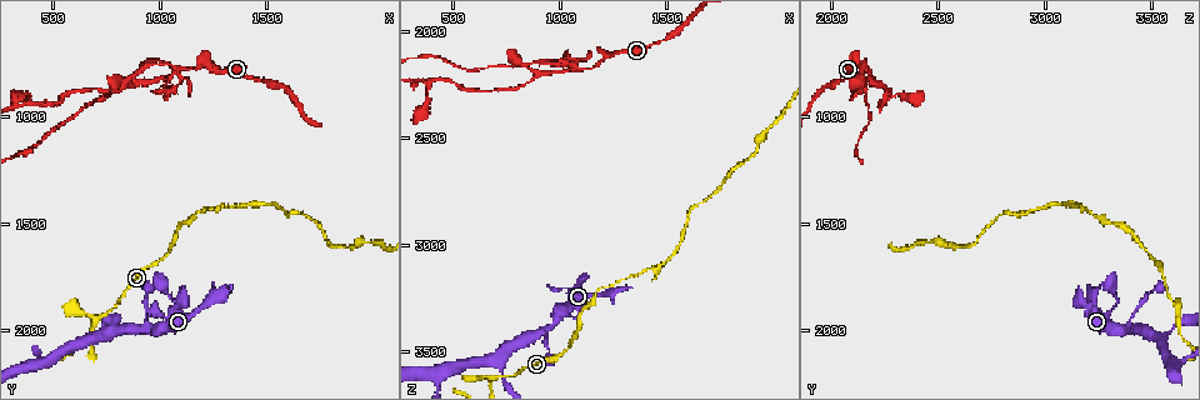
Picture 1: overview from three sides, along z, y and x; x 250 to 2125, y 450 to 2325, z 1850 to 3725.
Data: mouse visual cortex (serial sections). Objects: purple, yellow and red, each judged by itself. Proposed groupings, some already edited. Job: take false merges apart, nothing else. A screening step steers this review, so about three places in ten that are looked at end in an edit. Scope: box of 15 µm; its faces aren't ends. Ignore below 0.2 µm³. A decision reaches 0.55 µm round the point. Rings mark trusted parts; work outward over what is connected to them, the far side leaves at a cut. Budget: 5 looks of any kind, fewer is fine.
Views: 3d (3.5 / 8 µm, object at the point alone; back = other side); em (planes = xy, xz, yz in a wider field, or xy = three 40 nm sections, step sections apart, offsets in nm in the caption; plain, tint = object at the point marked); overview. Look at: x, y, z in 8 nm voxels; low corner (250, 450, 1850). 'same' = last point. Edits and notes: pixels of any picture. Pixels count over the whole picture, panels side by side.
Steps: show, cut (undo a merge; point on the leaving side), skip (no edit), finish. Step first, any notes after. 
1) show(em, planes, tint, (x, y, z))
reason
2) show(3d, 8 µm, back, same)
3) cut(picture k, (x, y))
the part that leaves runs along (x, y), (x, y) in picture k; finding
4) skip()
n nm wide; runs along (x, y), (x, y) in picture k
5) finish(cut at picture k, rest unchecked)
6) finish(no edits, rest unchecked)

show(3d, 3.5 µm, (680, 2030, 3630))
thin neck

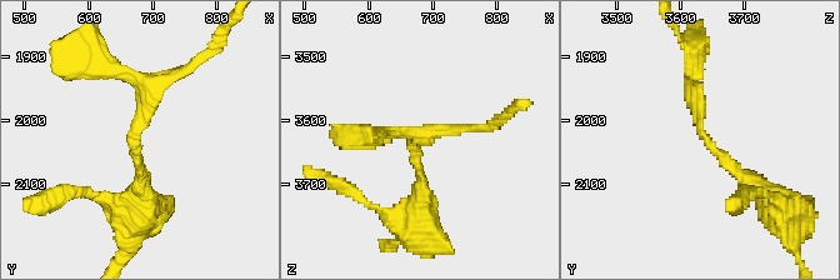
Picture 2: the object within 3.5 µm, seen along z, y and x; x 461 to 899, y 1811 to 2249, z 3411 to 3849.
show(em, xy, step 2, tint, (680, 2015, 3630))
arms of 150, 150 nm; need the tissue

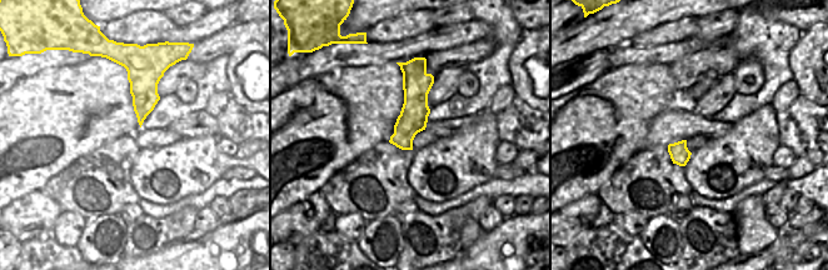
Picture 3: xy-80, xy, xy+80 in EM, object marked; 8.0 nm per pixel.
show(em, xy, step 3, tint, same)
another direction

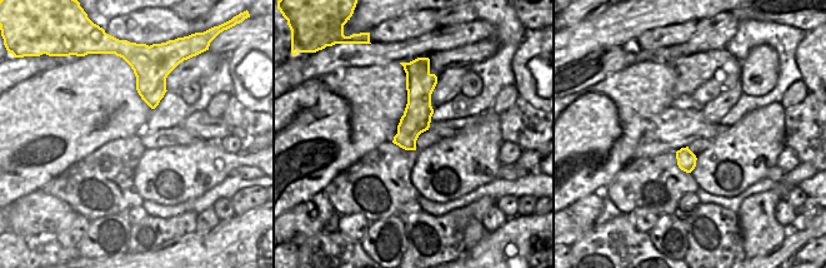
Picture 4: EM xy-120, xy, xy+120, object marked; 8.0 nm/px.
skip()
220 nm wide; runs along (424, 70), (408, 147) in picture 4; all the same cell

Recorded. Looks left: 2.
show(3d, 3.5 µm, (910, 840, 2210))

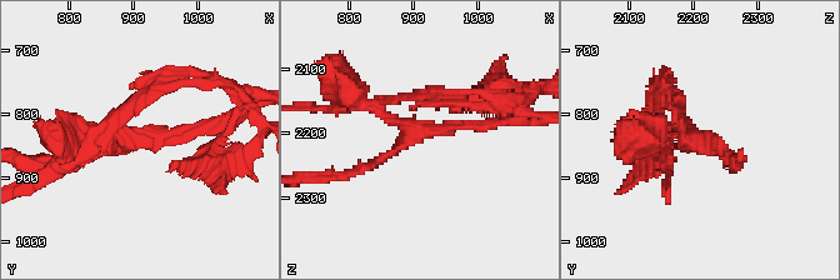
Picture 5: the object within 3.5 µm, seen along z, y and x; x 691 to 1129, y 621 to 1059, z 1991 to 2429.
show(em, xy, step 2, tint, (900, 840, 2195))
3 arms; arms of 150, 150, 150 nm; need the tissue

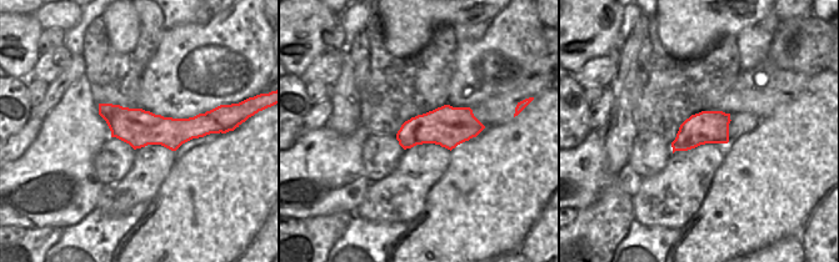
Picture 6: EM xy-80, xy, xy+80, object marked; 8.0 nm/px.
cut(picture 5, (229, 163))
the part that leaves runs along (663, 149), (669, 160), (669, 203) in picture 5; a second cell is stuck on

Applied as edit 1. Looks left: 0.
finish(cut at picture 5, rest unchecked)

